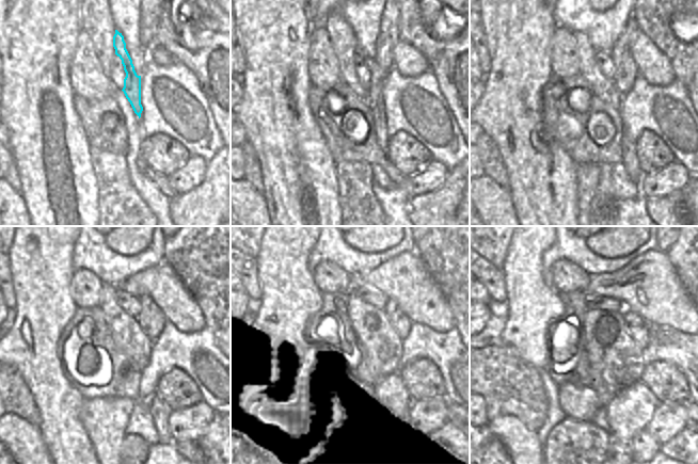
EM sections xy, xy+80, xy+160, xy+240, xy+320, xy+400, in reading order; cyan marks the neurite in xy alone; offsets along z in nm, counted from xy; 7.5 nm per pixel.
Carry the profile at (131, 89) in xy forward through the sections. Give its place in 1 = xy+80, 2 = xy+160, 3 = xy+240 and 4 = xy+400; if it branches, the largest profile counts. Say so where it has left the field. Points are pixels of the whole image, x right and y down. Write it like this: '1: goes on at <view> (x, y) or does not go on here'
1: goes on at xy+80 (374, 100)
2: goes on at xy+160 (630, 160)
3: goes on at xy+240 (160, 411)
4: goes on at xy+400 (643, 443)

